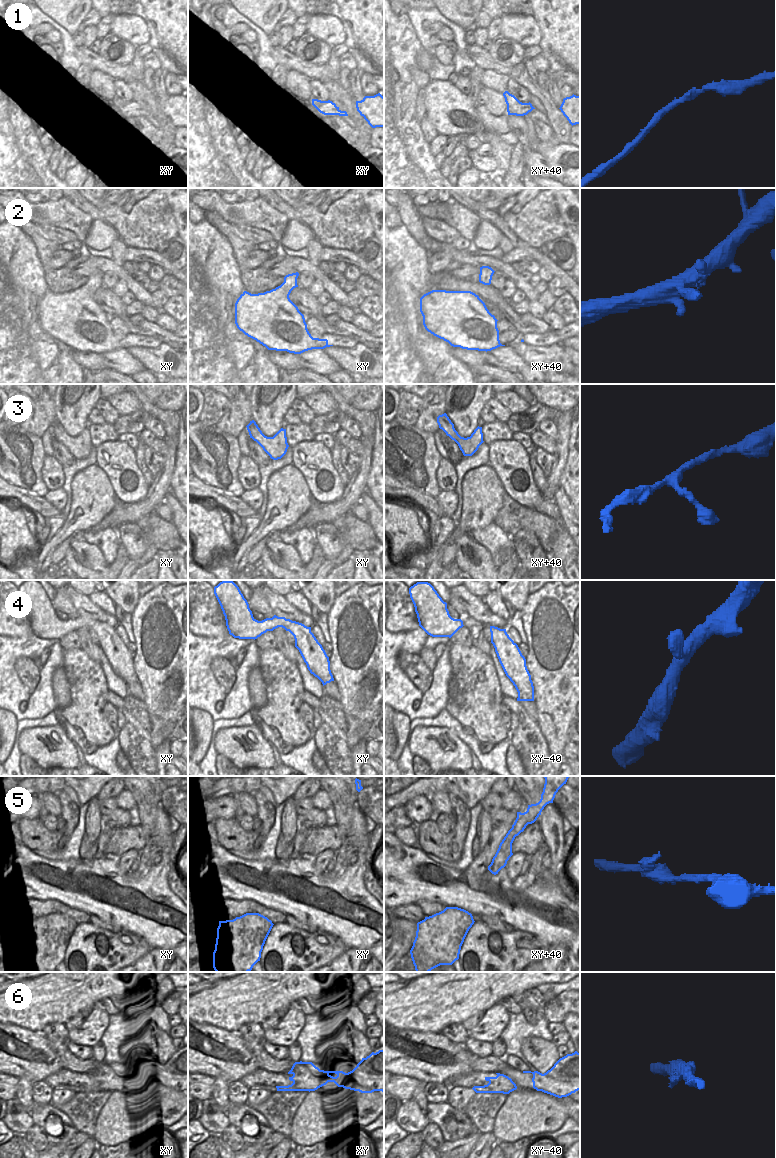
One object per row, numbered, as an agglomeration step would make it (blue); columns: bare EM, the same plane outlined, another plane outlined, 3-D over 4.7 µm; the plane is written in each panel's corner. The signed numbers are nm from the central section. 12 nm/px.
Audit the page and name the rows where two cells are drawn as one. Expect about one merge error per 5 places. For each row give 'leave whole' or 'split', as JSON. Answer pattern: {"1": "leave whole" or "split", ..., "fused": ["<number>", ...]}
{"1": "leave whole", "2": "leave whole", "3": "leave whole", "4": "leave whole", "5": "leave whole", "6": "leave whole", "fused": []}

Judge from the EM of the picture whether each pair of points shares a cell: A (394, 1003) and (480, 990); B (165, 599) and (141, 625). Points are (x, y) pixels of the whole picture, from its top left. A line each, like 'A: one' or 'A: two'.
A: one
B: one

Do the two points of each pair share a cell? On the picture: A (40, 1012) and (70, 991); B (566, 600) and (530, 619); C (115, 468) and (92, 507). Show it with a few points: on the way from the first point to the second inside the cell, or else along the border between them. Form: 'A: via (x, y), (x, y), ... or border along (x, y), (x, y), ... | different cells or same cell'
A: via (47, 1005), (63, 992) | same cell
B: via (555, 598), (544, 596), (535, 608) | same cell
C: border along (96, 463), (107, 476), (117, 498) | different cells

